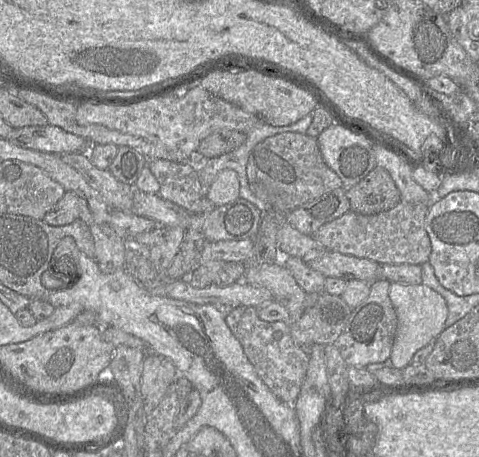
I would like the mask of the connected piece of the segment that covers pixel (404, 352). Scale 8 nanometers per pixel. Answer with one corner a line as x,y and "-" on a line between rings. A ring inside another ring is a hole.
392,282
389,297
397,314
397,330
389,360
394,368
402,370
411,363
419,349
437,339
445,329
448,307
439,293
423,283
412,285

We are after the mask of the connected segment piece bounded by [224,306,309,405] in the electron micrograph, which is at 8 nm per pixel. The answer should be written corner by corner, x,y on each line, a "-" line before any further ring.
257,307
224,308
225,322
241,344
248,360
270,391
282,402
294,405
305,379
309,355
291,337
290,324
283,321
266,322
257,315

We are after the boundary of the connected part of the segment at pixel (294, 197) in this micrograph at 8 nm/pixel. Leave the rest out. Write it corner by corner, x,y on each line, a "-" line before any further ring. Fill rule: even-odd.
295,132
276,134
256,144
248,156
246,175
251,192
283,213
343,187
340,177
325,164
317,138

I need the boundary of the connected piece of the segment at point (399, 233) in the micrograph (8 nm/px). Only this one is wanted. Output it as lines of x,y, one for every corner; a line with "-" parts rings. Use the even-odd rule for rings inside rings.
401,201
392,209
374,215
349,211
321,226
311,237
328,250
379,264
421,265
429,261
431,253
431,242
425,229
429,205

